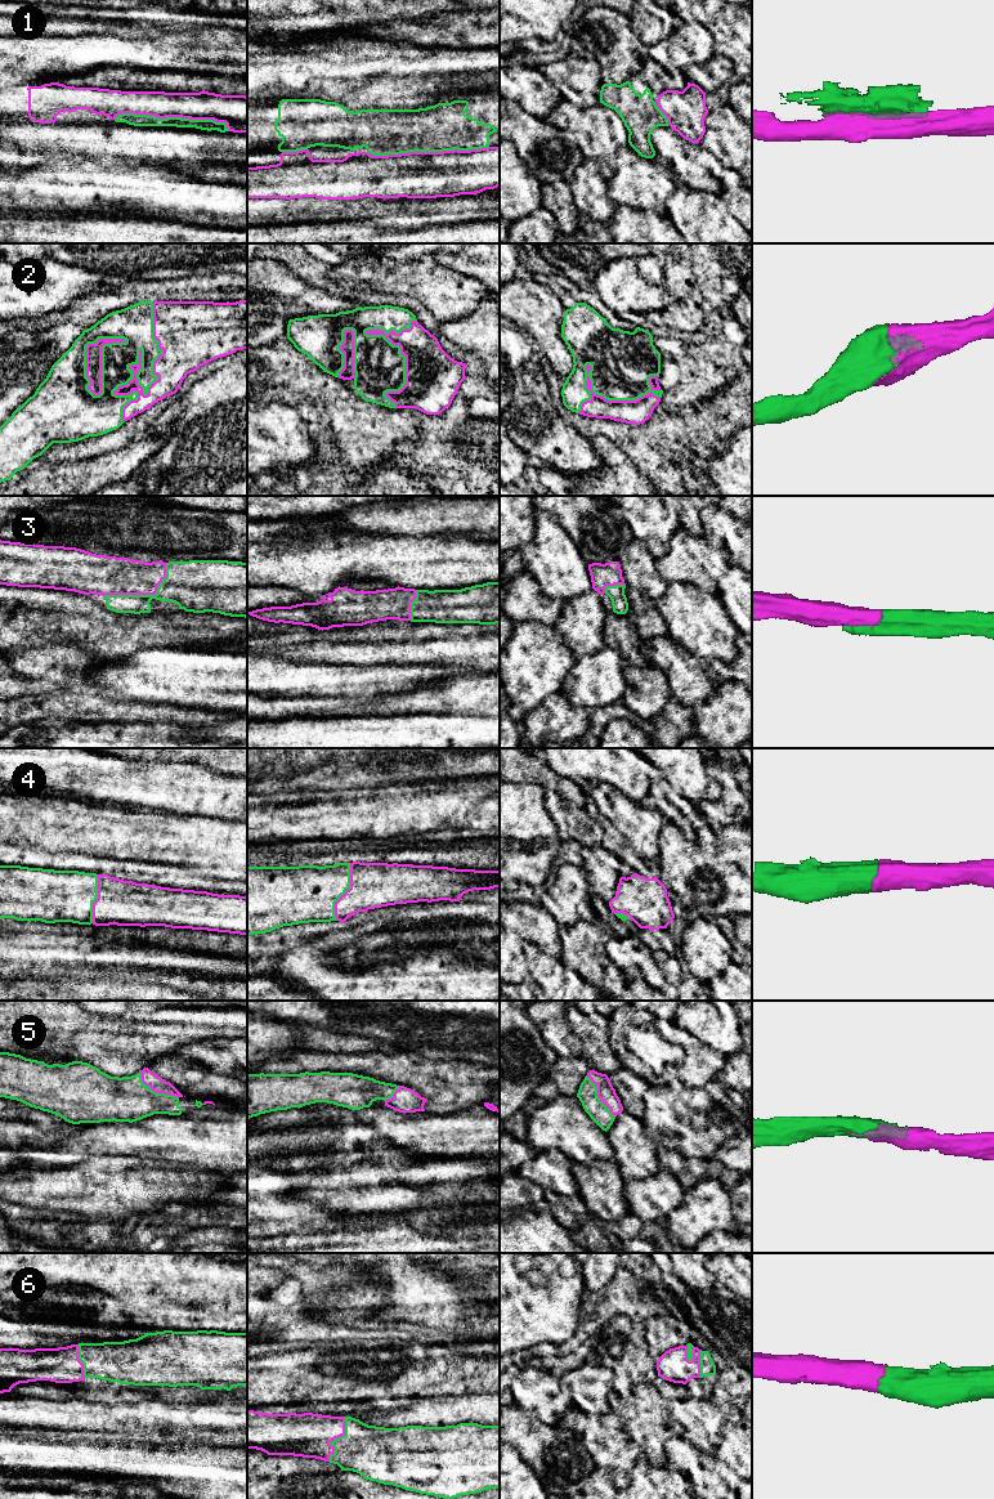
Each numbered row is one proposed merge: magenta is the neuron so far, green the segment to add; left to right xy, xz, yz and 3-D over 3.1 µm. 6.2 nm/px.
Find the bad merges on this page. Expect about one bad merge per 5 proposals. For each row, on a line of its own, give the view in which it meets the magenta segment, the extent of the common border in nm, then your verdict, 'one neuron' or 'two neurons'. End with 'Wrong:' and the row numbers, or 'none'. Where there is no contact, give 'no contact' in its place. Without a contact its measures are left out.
1: contact in xz; length 750 nm; two neurons
2: contact in xy; length 750 nm; one neuron
3: contact in xy; length 440 nm; one neuron
4: contact in xz; length 380 nm; one neuron
5: contact in xy; length 300 nm; one neuron
6: contact in xz; length 300 nm; one neuron
Wrong: 1

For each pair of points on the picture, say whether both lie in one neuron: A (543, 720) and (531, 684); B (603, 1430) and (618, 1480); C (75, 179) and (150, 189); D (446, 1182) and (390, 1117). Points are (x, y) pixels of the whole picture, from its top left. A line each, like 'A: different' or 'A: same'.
A: different
B: same
C: same
D: different

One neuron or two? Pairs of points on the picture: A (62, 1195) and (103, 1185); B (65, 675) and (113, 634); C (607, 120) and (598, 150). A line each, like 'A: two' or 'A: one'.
A: one
B: two
C: one

